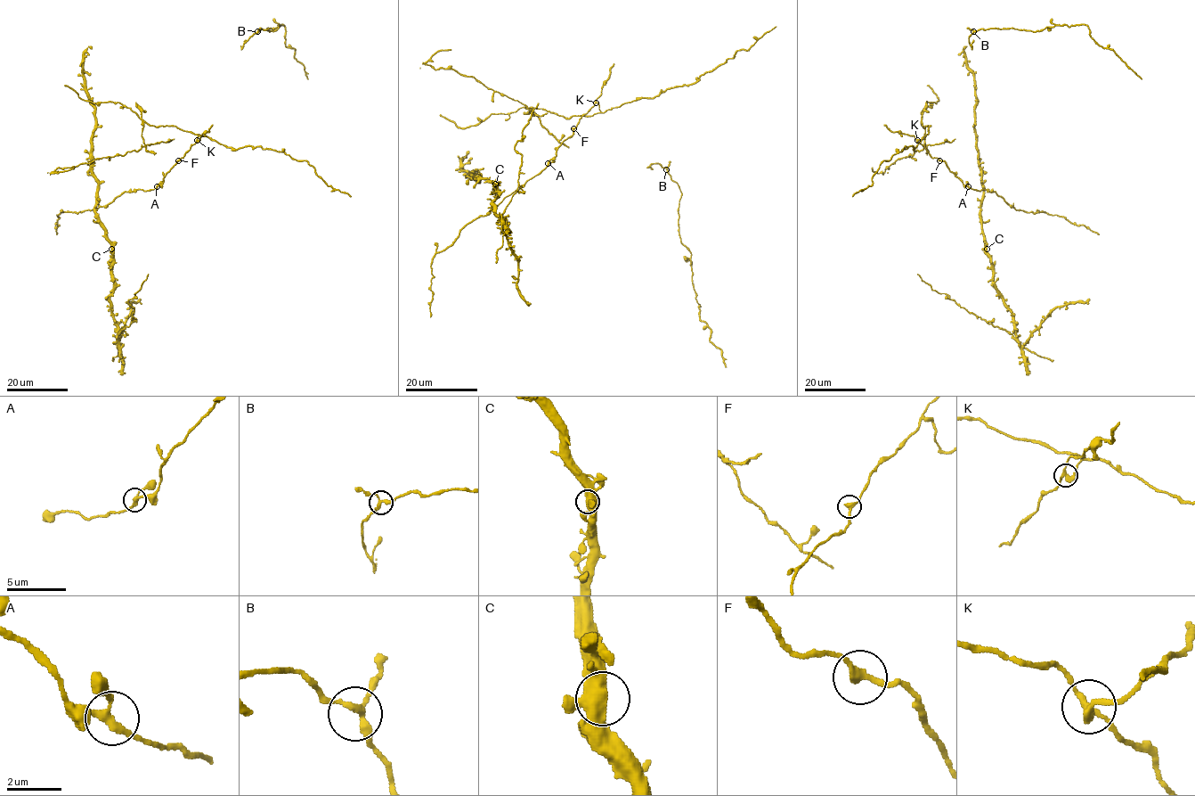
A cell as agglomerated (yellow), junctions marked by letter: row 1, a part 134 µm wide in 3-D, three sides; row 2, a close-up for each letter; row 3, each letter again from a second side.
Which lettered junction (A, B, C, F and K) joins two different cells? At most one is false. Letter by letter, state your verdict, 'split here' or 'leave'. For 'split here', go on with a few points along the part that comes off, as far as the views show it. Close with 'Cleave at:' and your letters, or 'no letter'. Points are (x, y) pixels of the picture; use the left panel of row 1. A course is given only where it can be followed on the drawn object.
A: leave
B: leave
C: leave
F: leave
K: split here; course (197, 140), (200, 135), (174, 126), (144, 122), (144, 145), (139, 150), (74, 167)
Cleave at: K

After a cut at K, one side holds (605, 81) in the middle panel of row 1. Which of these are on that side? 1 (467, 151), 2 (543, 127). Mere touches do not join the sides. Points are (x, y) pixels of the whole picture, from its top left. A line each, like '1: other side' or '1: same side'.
1: same side
2: other side

